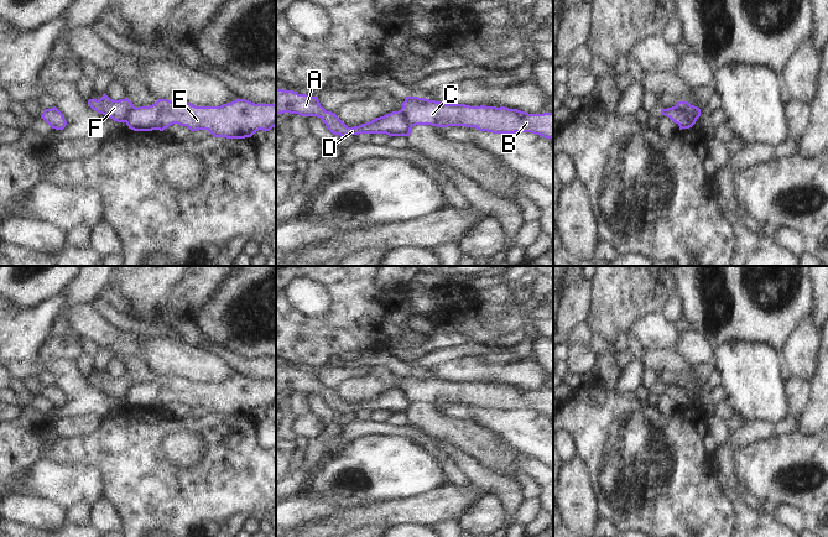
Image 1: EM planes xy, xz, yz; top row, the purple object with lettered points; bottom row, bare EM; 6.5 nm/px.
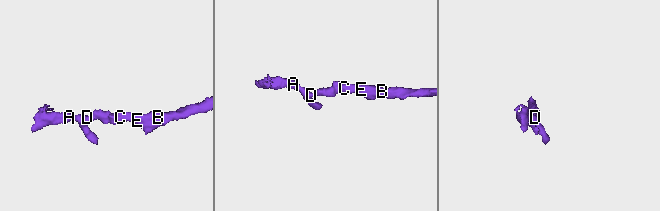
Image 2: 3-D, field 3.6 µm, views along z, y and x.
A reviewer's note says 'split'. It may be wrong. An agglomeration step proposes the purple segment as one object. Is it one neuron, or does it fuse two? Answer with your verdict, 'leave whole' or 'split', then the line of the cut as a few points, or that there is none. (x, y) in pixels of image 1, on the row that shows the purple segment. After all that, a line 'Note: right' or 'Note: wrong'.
split; cut in yz along (675, 107), (686, 115), (692, 125)
Note: right

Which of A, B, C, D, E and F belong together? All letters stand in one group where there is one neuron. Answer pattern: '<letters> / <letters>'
A D F / B C E

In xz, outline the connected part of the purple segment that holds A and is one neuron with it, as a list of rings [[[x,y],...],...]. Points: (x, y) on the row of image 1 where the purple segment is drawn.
[[[276,88],[276,115],[283,113],[321,118],[327,129],[340,137],[359,134],[386,134],[390,137],[410,136],[412,129],[401,110],[392,111],[359,126],[348,127],[335,113],[327,111],[317,97]]]

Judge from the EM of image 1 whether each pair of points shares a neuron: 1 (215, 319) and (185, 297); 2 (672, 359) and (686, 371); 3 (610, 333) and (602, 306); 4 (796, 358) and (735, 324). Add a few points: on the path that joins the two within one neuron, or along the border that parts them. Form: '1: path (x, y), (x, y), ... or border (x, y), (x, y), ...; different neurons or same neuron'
1: border (222, 287), (192, 317); different neurons
2: path (676, 363), (682, 369); same neuron
3: path (609, 327), (608, 312); same neuron
4: border (800, 327), (780, 354); different neurons

